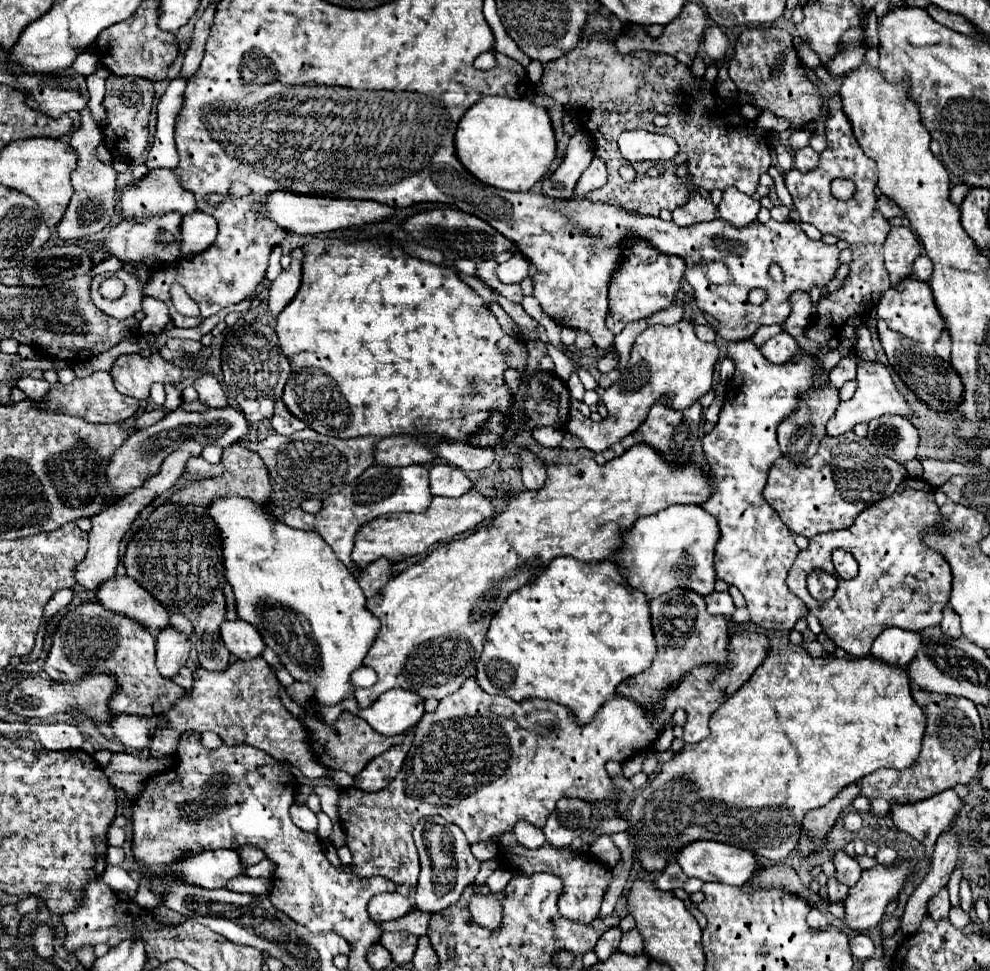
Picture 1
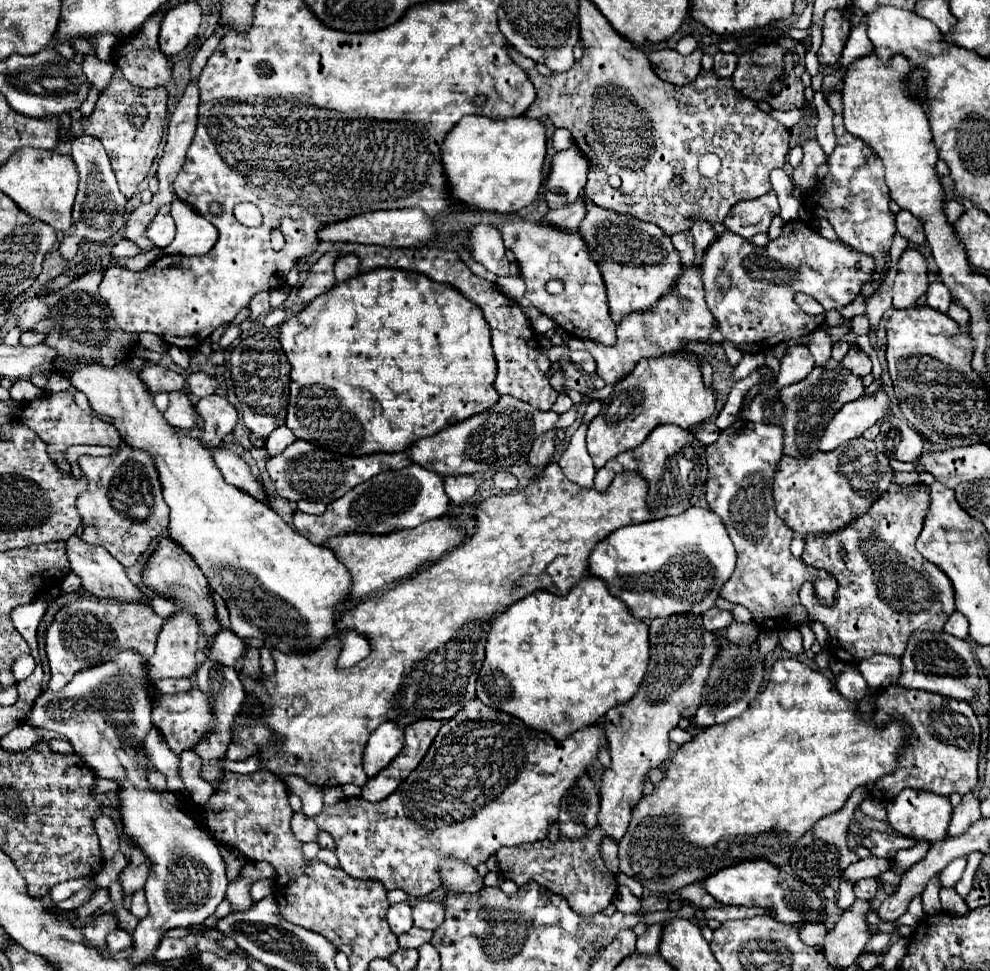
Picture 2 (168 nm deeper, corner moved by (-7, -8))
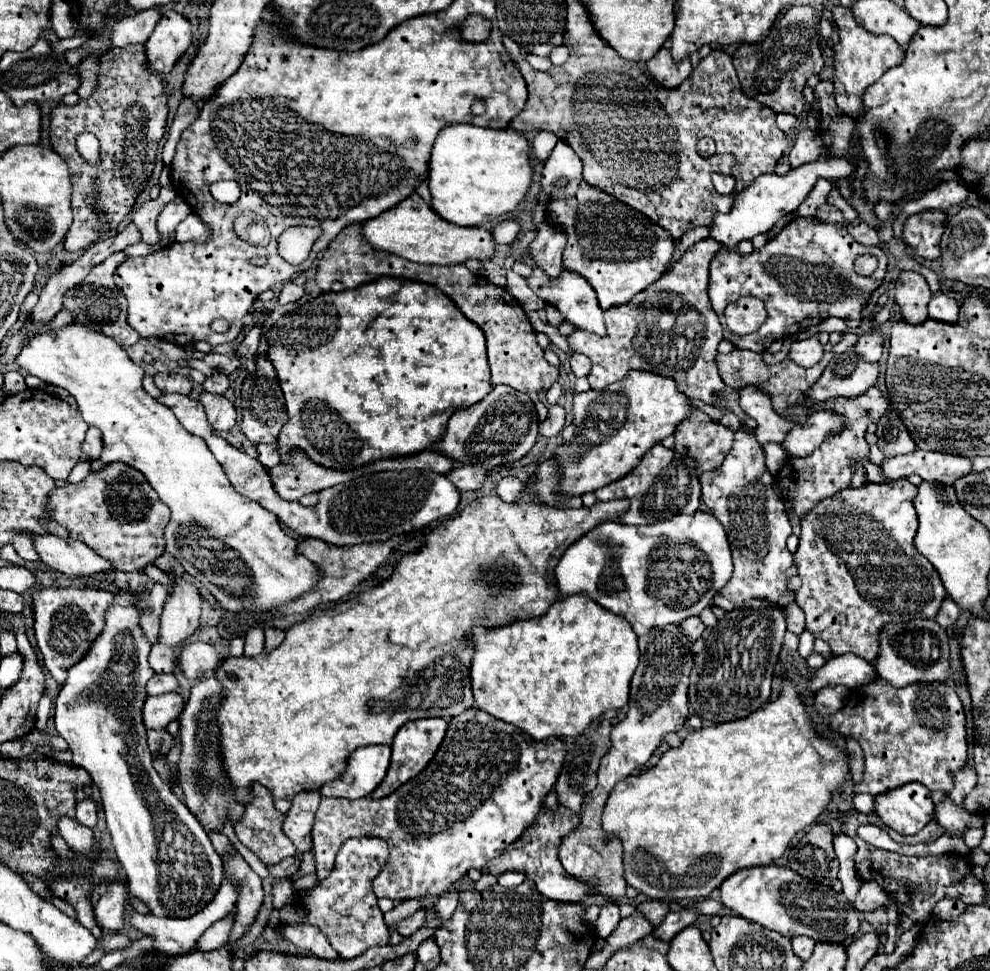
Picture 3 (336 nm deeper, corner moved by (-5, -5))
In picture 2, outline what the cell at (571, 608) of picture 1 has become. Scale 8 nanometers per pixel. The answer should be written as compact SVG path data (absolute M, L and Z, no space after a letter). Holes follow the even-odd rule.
M588 576L566 596L554 596L546 590L534 592L492 618L476 696L490 708L518 716L530 728L548 732L556 740L564 740L580 728L594 726L616 704L626 704L638 690L646 666L648 626L634 620L630 610L618 598L608 594L602 580Z

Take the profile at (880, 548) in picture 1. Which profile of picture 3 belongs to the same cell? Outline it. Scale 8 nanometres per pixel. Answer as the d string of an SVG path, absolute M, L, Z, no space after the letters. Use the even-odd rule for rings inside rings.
M898 479L890 483L866 483L862 489L846 489L842 493L836 493L834 497L828 497L826 501L818 503L818 509L812 509L800 523L802 523L802 535L800 535L800 545L798 551L794 553L794 563L798 565L798 575L802 579L802 587L796 591L796 603L798 607L806 613L806 629L814 633L814 637L824 639L834 655L844 655L844 653L854 653L866 661L876 661L880 653L880 633L888 623L900 623L900 621L912 621L912 619L936 619L944 599L946 599L946 589L932 567L932 563L920 555L912 543L918 527L918 515L912 503L912 497L916 497L918 487L912 485L908 479Z

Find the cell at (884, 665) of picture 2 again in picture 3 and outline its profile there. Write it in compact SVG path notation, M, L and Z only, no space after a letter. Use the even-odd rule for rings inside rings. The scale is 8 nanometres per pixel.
M846 655L846 657L832 657L826 661L826 665L822 669L816 671L810 689L818 691L822 689L822 685L846 685L850 689L854 687L862 687L862 685L870 685L878 679L878 673L874 669L872 663L862 661L862 657L854 657L854 655Z

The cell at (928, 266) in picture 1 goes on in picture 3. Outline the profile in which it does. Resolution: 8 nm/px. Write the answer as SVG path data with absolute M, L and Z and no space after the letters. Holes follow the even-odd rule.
M936 293L928 303L928 313L932 319L954 323L958 319L958 303L956 299L950 299L944 293Z

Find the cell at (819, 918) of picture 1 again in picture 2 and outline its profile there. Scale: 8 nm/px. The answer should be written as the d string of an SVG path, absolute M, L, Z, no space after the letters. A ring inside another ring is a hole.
M820 922L820 924L804 924L800 928L800 940L804 940L804 944L808 944L810 948L816 948L816 946L822 946L826 938L826 926Z

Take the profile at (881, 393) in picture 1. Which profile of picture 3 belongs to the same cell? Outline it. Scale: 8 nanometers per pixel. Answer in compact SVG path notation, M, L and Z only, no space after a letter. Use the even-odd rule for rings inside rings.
M816 411L806 425L794 427L786 441L784 449L792 457L806 457L812 451L816 451L824 439L832 435L840 435L842 429L846 427L844 417L836 411Z

